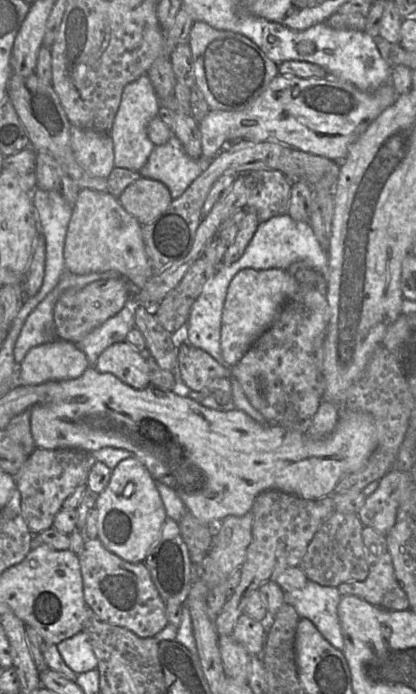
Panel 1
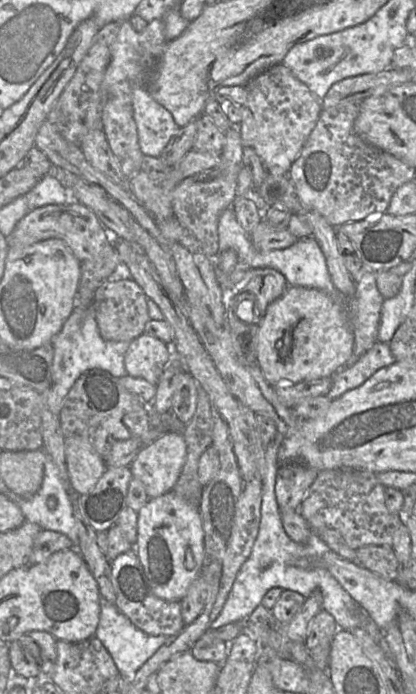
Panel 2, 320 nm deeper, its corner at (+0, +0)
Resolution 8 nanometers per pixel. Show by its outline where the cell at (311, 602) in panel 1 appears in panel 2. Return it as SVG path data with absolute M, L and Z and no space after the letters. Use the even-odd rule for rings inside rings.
M256 416L256 429L261 444L266 448L265 477L262 494L261 520L259 532L252 551L242 564L233 583L228 598L210 629L216 629L230 623L242 623L259 605L264 595L271 588L283 588L310 597L315 590L320 590L323 596L322 610L330 613L340 629L352 631L359 627L355 616L355 601L328 570L321 567L301 567L300 560L312 559L330 551L327 544L313 531L304 543L294 542L286 534L280 508L275 495L275 484L281 462L278 459L279 442L283 434L276 422L269 416Z

